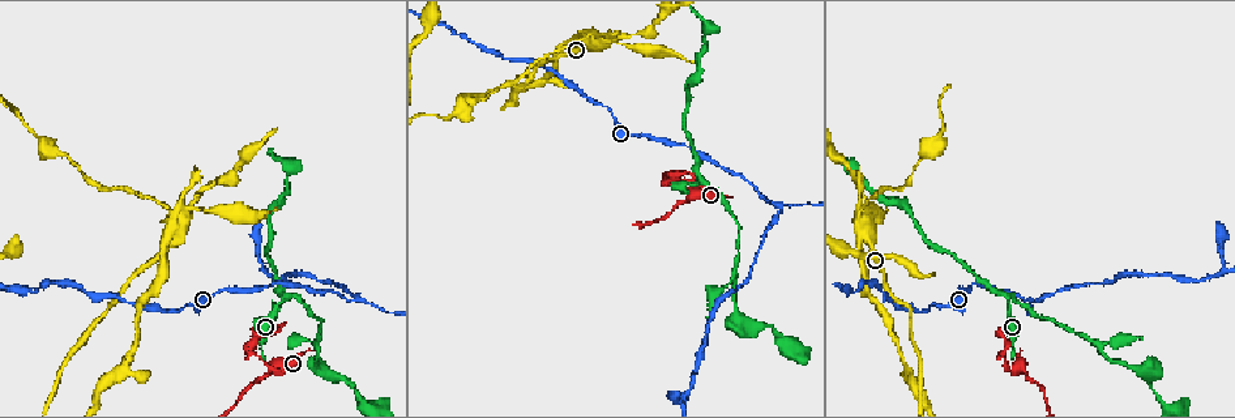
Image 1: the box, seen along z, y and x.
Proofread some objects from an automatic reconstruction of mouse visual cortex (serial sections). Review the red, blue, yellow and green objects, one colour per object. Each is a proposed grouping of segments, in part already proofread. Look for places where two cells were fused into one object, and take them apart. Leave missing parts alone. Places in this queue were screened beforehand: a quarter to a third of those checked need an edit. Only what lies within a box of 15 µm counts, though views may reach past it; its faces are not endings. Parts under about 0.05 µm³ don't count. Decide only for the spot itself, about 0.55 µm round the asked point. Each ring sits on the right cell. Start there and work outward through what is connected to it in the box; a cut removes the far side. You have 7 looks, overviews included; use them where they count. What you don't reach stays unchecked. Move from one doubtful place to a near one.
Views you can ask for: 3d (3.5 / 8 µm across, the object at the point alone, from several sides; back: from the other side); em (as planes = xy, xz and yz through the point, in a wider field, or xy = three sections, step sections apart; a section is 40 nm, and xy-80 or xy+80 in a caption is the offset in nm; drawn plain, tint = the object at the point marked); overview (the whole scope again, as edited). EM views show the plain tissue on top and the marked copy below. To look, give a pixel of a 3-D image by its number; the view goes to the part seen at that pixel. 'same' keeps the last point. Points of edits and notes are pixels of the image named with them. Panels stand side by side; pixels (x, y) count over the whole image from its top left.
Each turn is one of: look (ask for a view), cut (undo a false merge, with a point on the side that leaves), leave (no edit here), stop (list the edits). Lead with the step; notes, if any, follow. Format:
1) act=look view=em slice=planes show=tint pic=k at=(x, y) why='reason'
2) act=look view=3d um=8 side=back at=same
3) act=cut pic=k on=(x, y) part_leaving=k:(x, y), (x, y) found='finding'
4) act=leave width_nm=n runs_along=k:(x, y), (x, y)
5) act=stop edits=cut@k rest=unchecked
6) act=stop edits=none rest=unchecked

act=look view=3d um=3.5 pic=1 at=(929, 305) why='thin neck'

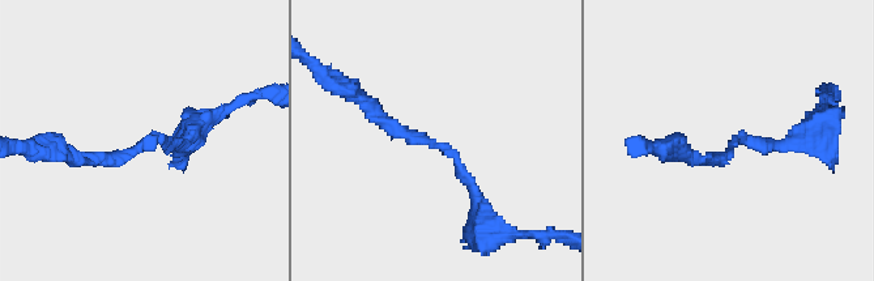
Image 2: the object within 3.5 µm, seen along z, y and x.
act=look view=em slice=xy step=2 show=tint pic=2 at=(144, 142)

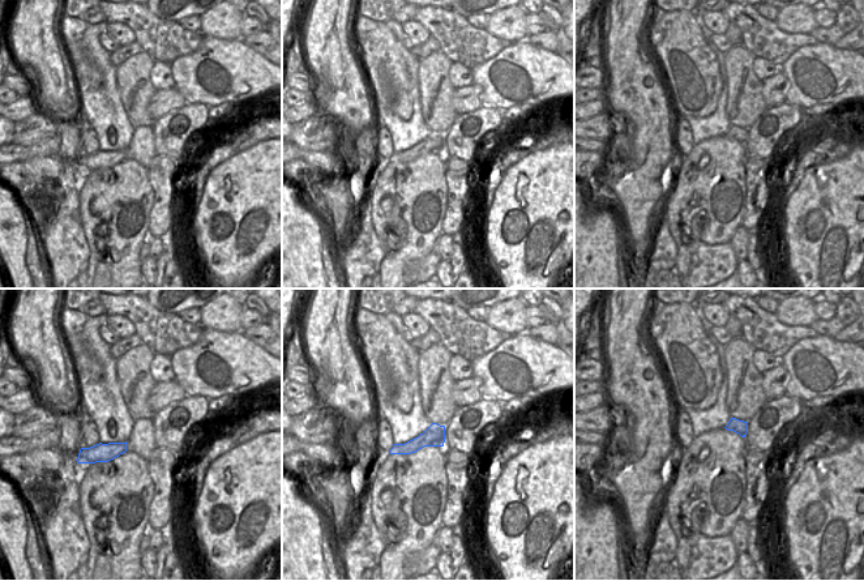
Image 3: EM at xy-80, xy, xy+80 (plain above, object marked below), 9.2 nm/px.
act=leave runs_along=2:(482, 211), (453, 157), (366, 103) found='all the same cell'

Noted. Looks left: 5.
act=look view=3d um=3.5 pic=1 at=(1007, 298) why='abrupt turn'

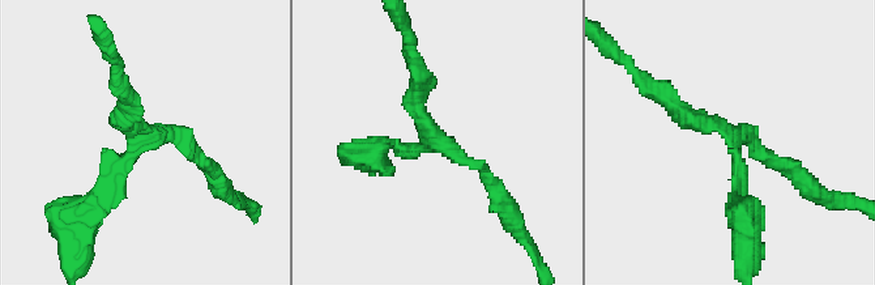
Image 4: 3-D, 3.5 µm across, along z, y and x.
act=look view=em slice=xy step=2 show=tint pic=4 at=(735, 140)

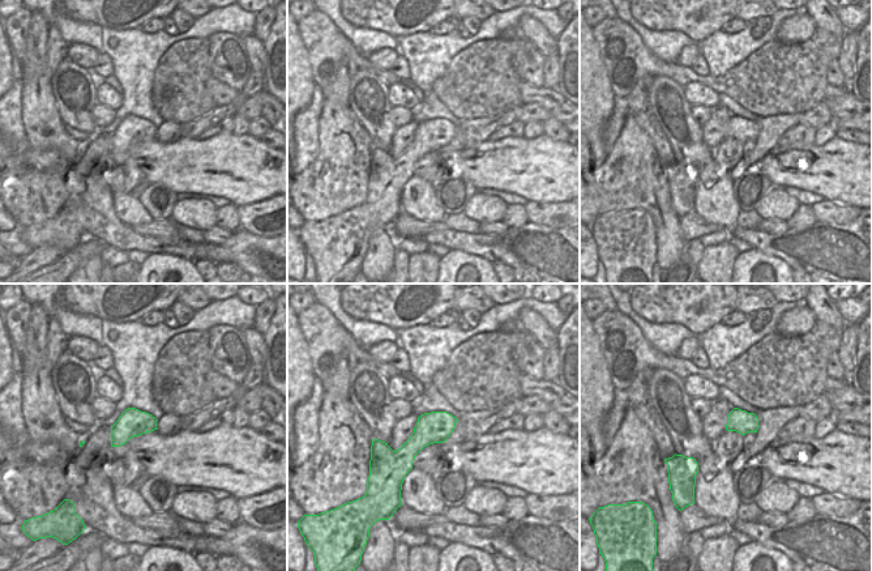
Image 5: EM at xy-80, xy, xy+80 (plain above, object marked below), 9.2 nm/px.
act=leave arms=3 arm_widths_nm=150,150,200 runs_along=4:(88, 207), (148, 134), (204, 162) found='all the same cell'

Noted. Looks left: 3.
act=look view=3d um=3.5 side=back pic=1 at=(361, 297) why='branch point'

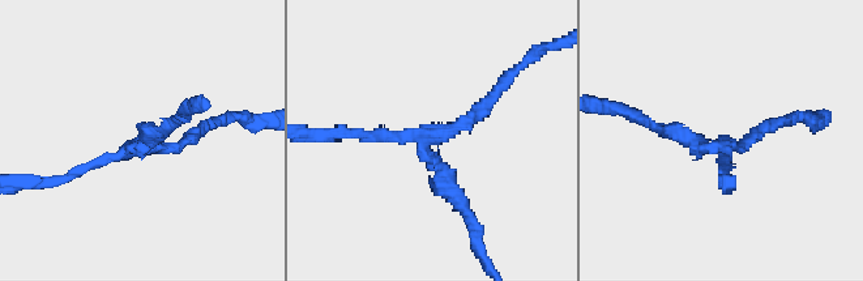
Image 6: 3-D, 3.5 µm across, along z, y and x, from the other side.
act=cut pic=6 on=(452, 194) part_leaving=6:(428, 157), (473, 224), (481, 254) found='two cells meet here'

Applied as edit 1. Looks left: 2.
act=stop edits=cut@6 rest=unchecked

